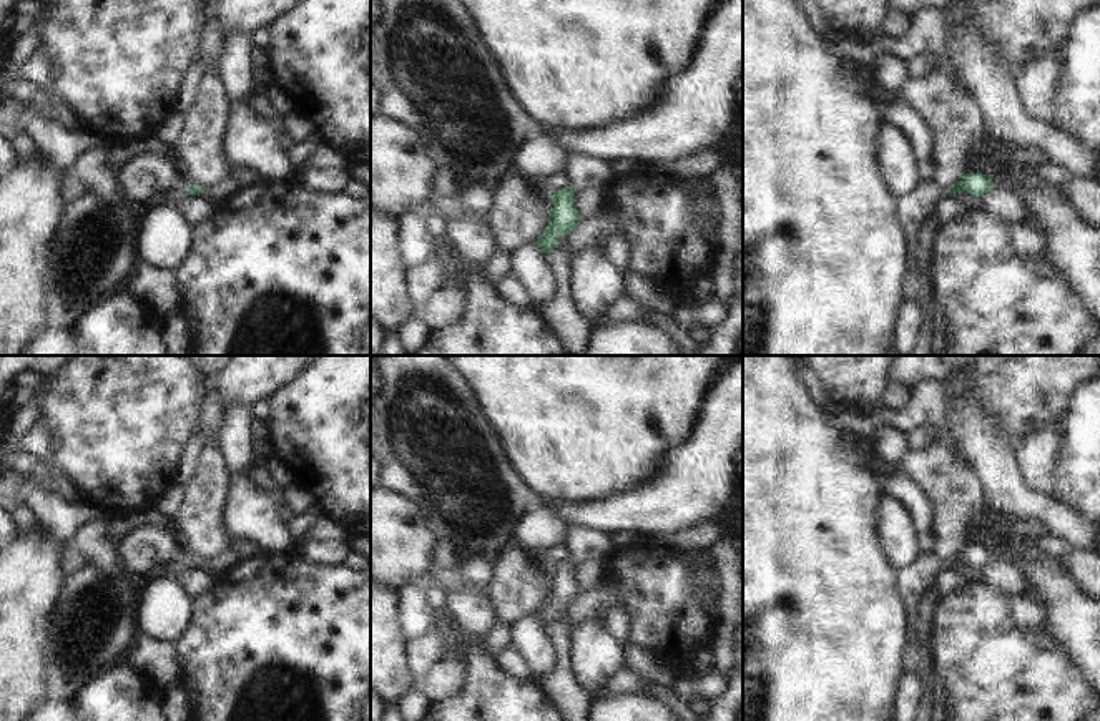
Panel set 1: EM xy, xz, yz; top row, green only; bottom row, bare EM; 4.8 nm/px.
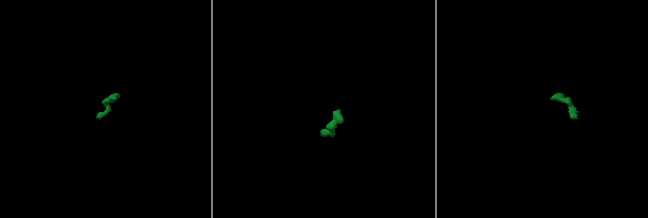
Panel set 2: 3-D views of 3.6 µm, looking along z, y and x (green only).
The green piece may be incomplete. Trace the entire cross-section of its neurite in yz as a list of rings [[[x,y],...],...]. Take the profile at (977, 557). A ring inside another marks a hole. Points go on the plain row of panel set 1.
[[[965,545],[955,558],[949,560],[934,552],[921,553],[912,565],[897,571],[897,593],[906,610],[907,626],[916,625],[921,598],[931,588],[937,573],[954,570],[955,565],[980,570],[992,562],[992,550],[982,545]]]

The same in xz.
[[[567,523],[563,543],[567,545],[570,557],[550,565],[553,573],[550,595],[535,611],[547,626],[557,620],[562,608],[572,605],[582,593],[575,580],[575,565],[585,560],[602,560],[608,557],[613,548],[610,537],[602,530],[573,523]]]

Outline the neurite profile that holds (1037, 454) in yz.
[[[1063,422],[1048,424],[1024,437],[1017,449],[1017,465],[1024,482],[1042,495],[1053,492],[1053,472],[1065,440]]]

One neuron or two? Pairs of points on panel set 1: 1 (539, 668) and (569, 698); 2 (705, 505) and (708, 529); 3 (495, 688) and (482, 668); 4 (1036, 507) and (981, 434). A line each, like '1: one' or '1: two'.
1: two
2: two
3: one
4: one

